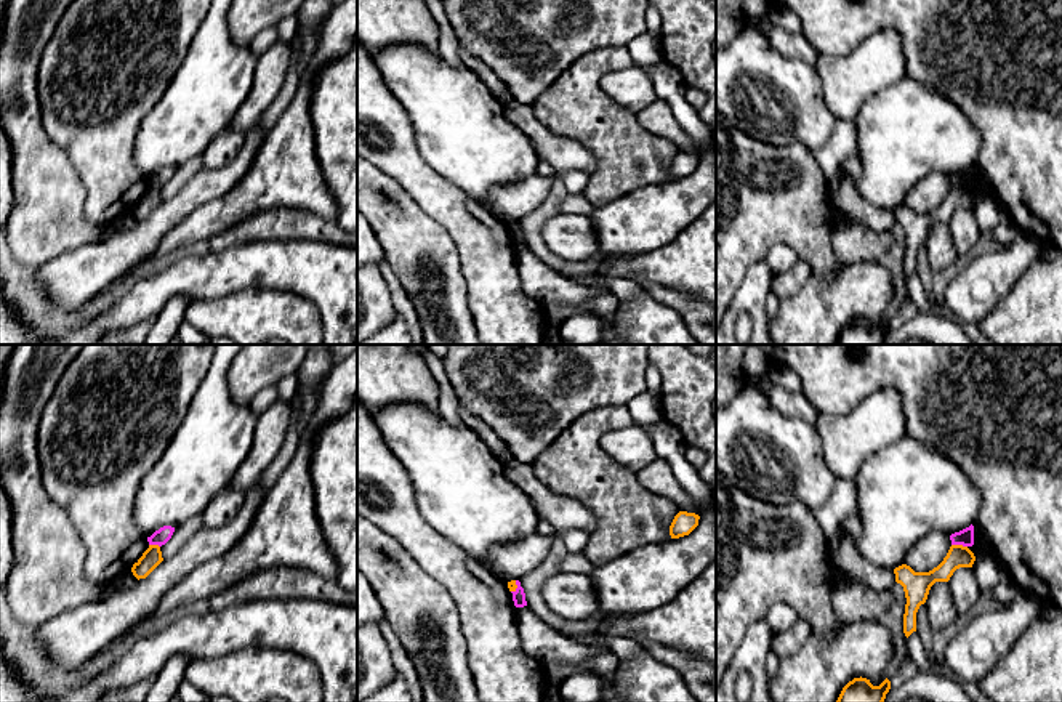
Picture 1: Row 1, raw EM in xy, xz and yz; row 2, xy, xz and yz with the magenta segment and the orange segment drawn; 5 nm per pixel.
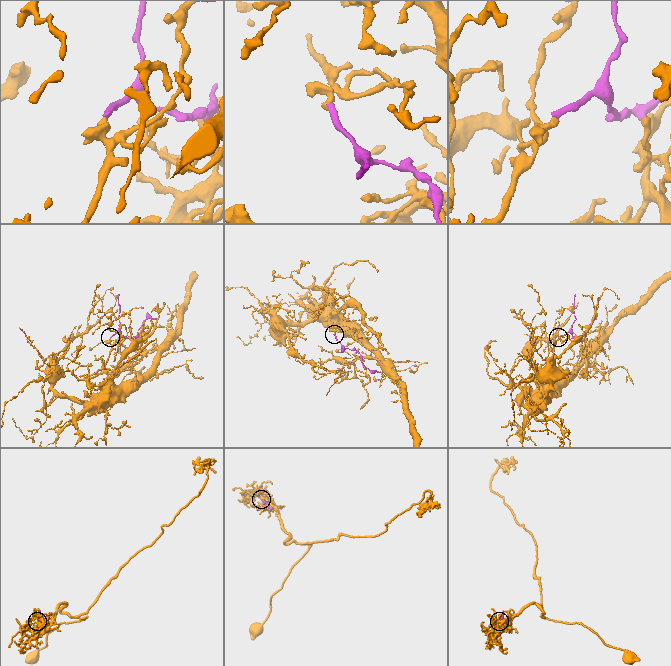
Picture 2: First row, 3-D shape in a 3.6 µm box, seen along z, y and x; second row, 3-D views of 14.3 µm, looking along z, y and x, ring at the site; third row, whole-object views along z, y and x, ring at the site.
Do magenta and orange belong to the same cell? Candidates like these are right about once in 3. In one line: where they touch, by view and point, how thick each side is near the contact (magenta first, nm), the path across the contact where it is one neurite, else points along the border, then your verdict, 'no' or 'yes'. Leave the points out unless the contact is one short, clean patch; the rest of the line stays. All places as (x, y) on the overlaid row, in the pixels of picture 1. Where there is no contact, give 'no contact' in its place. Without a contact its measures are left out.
yz (960, 544) | 90/110 nm | no

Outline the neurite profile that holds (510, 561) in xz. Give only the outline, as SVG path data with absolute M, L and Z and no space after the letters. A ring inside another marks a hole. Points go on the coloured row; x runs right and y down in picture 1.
M533 534L513 543L498 545L489 551L487 567L506 583L519 580L545 561L554 540L549 535Z

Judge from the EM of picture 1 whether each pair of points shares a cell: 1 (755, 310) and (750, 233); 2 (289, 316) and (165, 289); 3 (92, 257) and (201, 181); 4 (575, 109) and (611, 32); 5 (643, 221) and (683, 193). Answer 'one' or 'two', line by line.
1: two
2: two
3: one
4: two
5: one

